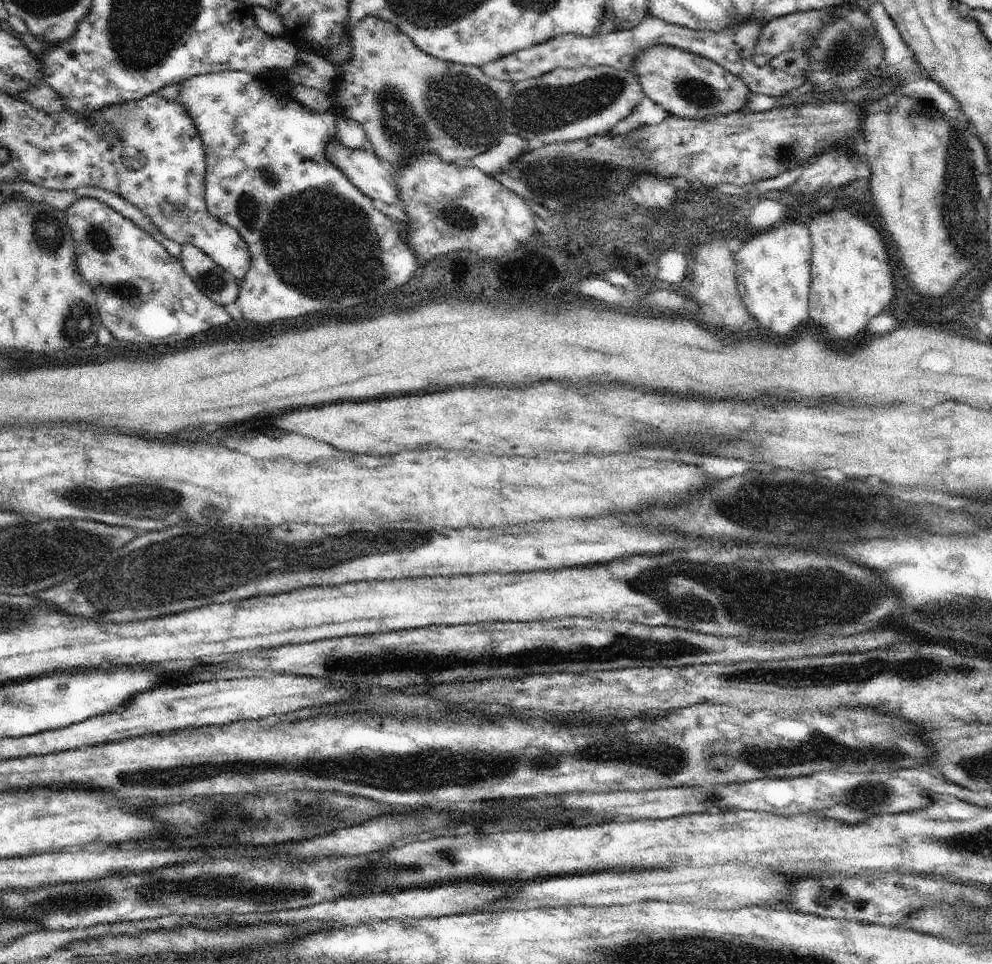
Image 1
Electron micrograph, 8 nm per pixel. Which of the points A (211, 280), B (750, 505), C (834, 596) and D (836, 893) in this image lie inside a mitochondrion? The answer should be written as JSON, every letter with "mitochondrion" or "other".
{"A":"mitochondrion","B":"mitochondrion","C":"mitochondrion","D":"other"}

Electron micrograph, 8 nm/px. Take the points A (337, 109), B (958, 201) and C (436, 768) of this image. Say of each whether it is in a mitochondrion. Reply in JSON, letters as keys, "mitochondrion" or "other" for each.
{"A":"other","B":"mitochondrion","C":"mitochondrion"}

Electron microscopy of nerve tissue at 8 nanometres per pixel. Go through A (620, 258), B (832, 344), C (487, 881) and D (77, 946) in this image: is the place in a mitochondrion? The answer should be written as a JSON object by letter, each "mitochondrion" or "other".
{"A":"other","B":"other","C":"other","D":"other"}

